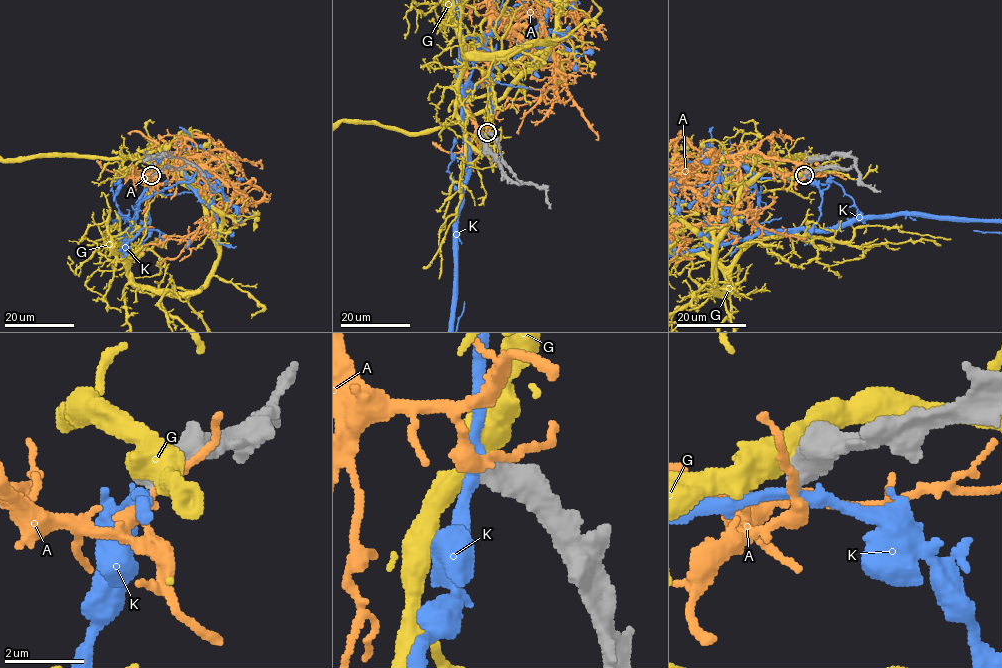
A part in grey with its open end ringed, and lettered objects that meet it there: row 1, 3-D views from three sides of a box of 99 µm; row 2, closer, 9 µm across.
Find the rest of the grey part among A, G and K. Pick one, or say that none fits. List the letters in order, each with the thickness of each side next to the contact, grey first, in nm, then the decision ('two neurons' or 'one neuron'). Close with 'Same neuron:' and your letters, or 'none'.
A: calibres 500 and 220 nm; two neurons
G: calibres 550 and 550 nm; two neurons
K: calibres 480 and 280 nm; two neurons
Same neuron: none

